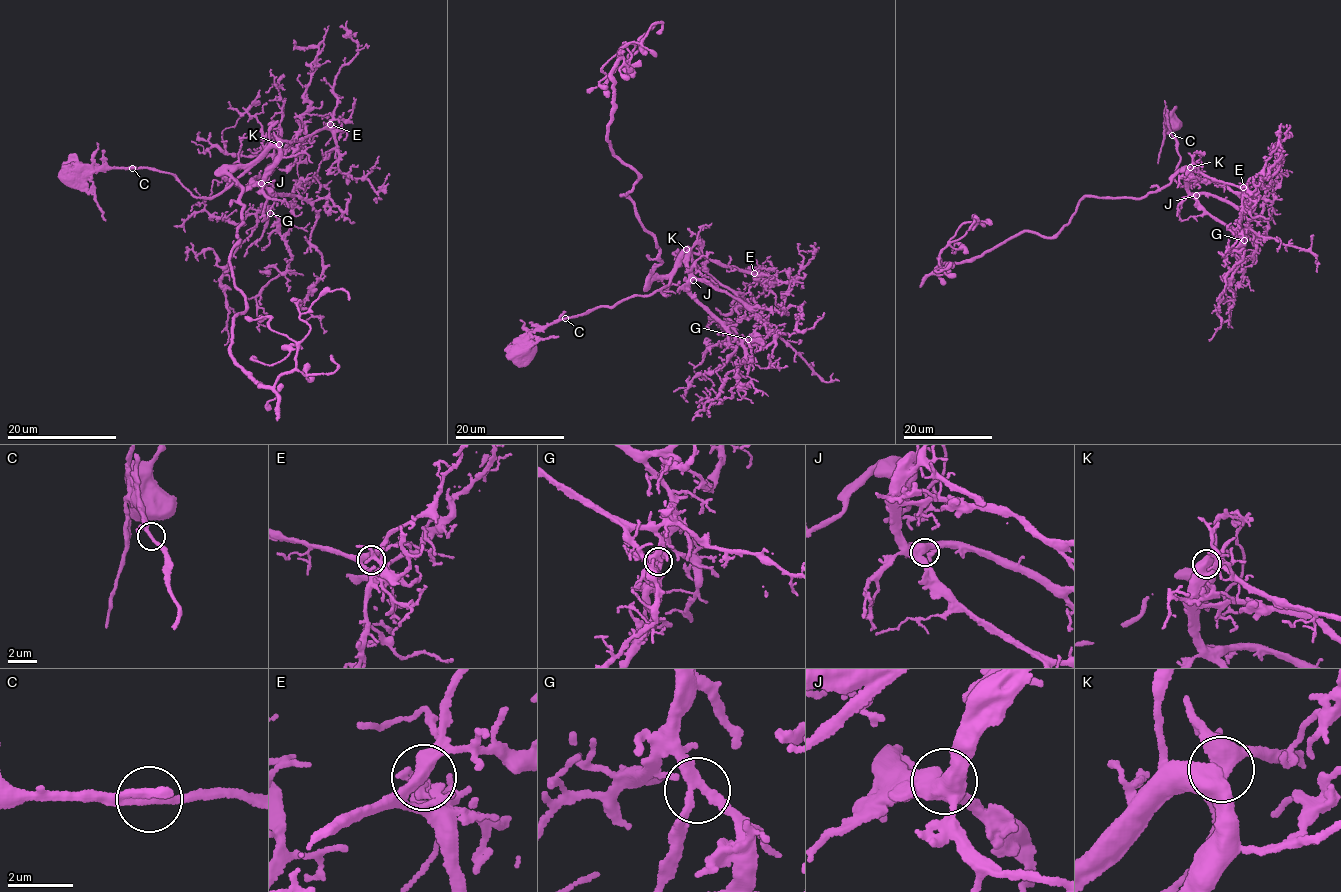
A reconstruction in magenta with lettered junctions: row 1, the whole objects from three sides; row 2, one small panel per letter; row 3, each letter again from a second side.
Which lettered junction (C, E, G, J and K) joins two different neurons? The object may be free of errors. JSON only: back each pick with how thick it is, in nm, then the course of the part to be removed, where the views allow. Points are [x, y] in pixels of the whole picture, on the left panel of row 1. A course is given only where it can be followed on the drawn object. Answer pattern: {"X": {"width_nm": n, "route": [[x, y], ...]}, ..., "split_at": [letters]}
{"split_at": []}

